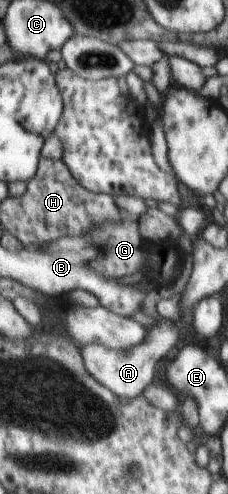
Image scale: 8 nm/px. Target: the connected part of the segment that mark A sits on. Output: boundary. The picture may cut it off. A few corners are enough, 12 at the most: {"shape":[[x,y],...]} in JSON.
{"shape":[[156,323],[125,350],[80,345],[90,376],[121,399],[141,397],[180,332]]}

